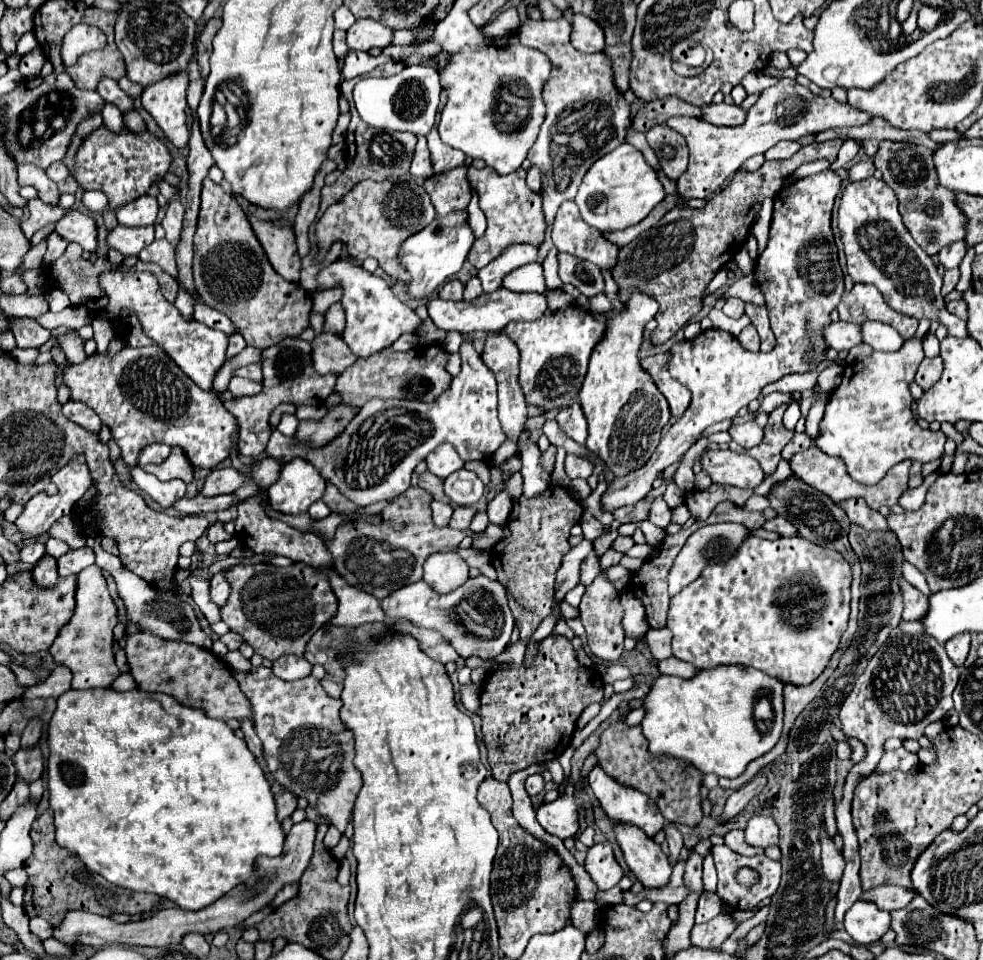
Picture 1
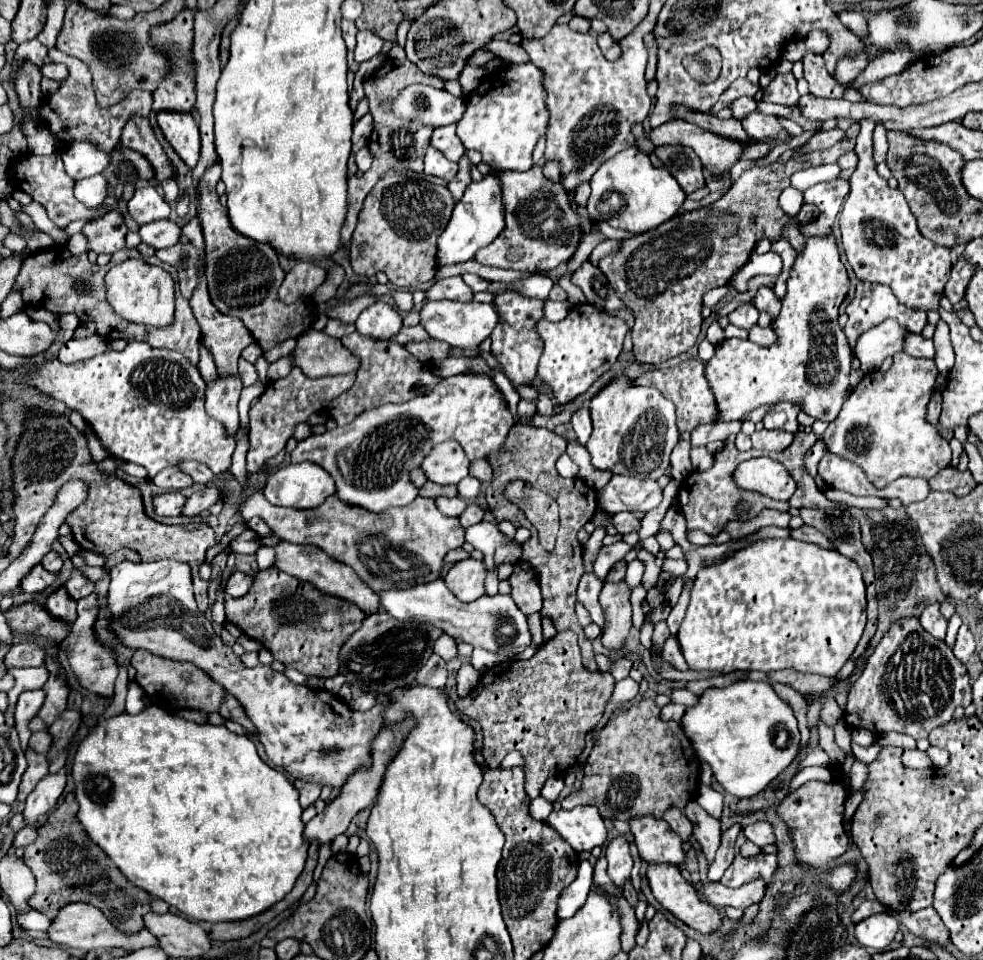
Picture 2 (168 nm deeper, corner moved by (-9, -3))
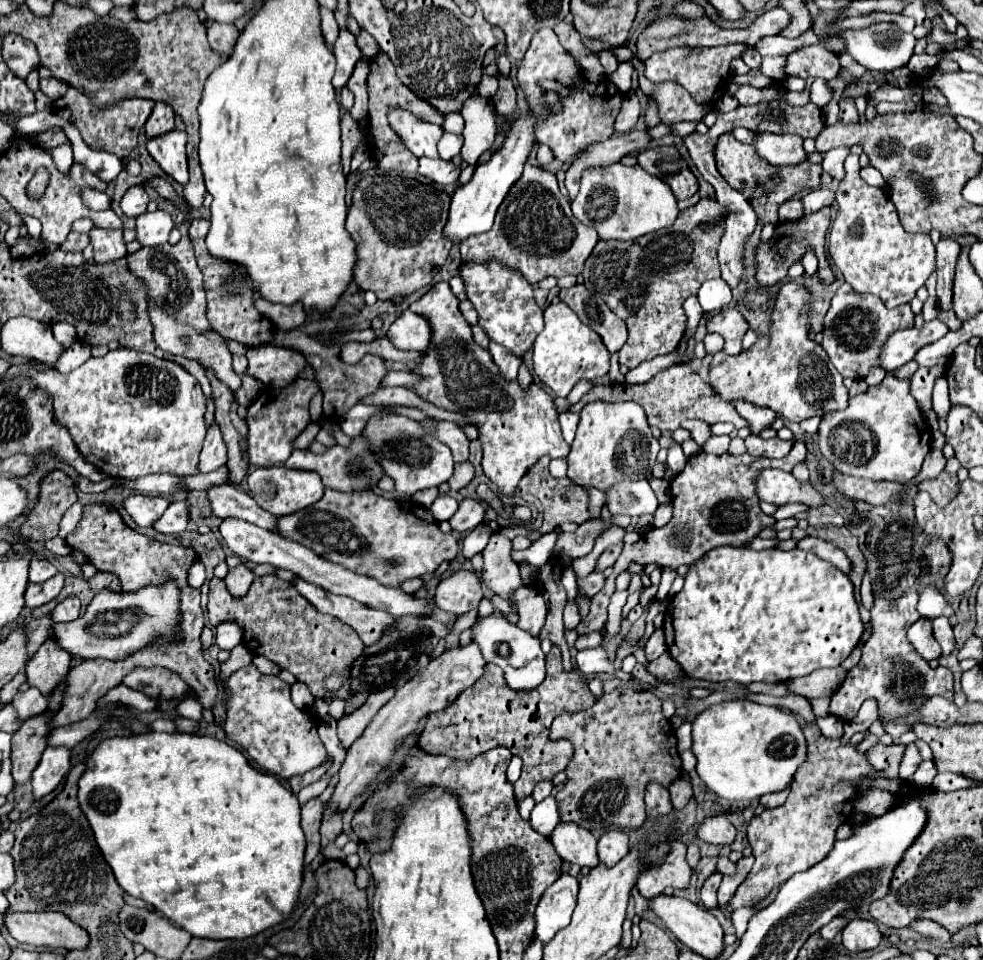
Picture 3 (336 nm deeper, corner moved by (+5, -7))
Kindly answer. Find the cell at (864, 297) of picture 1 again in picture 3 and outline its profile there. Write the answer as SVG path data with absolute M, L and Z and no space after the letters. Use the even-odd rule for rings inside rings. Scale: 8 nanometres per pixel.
M844 283L836 291L832 305L824 317L822 347L842 377L864 379L870 373L872 365L878 363L882 345L888 341L888 335L900 329L908 329L912 325L914 325L914 313L910 305L886 309L880 297L856 293L848 283Z

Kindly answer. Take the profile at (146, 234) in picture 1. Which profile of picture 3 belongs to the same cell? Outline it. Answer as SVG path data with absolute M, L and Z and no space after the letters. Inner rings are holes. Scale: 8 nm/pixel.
M162 209L154 213L146 211L136 219L136 233L140 245L164 245L172 229L174 229L172 215Z

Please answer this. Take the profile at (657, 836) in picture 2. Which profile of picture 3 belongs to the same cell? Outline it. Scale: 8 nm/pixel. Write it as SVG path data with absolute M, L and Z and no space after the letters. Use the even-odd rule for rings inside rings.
M672 841L672 855L664 861L664 867L650 867L638 879L638 891L644 899L662 895L668 887L688 889L692 879L692 867L686 861L686 845Z

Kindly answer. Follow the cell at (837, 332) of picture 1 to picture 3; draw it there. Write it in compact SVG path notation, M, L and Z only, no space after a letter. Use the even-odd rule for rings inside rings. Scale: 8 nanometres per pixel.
M932 319L930 323L924 323L922 329L904 329L904 331L896 331L894 335L890 335L888 343L884 345L884 351L880 355L882 367L886 371L894 371L900 365L908 363L914 359L914 355L928 343L934 343L938 339L942 339L948 333L948 327L938 321Z

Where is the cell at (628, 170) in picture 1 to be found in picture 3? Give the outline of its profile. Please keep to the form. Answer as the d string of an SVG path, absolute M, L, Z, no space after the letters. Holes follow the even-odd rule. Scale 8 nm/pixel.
M614 163L612 167L584 171L580 193L572 201L574 215L588 227L594 227L600 239L638 239L646 233L654 233L666 227L672 227L680 209L676 207L676 197L672 189L648 175L642 167L626 167L622 163Z

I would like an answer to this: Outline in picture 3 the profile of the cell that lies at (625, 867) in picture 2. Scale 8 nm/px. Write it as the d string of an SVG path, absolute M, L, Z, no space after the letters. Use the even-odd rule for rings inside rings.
M622 829L606 831L598 841L598 855L606 867L614 867L628 853L628 835Z

